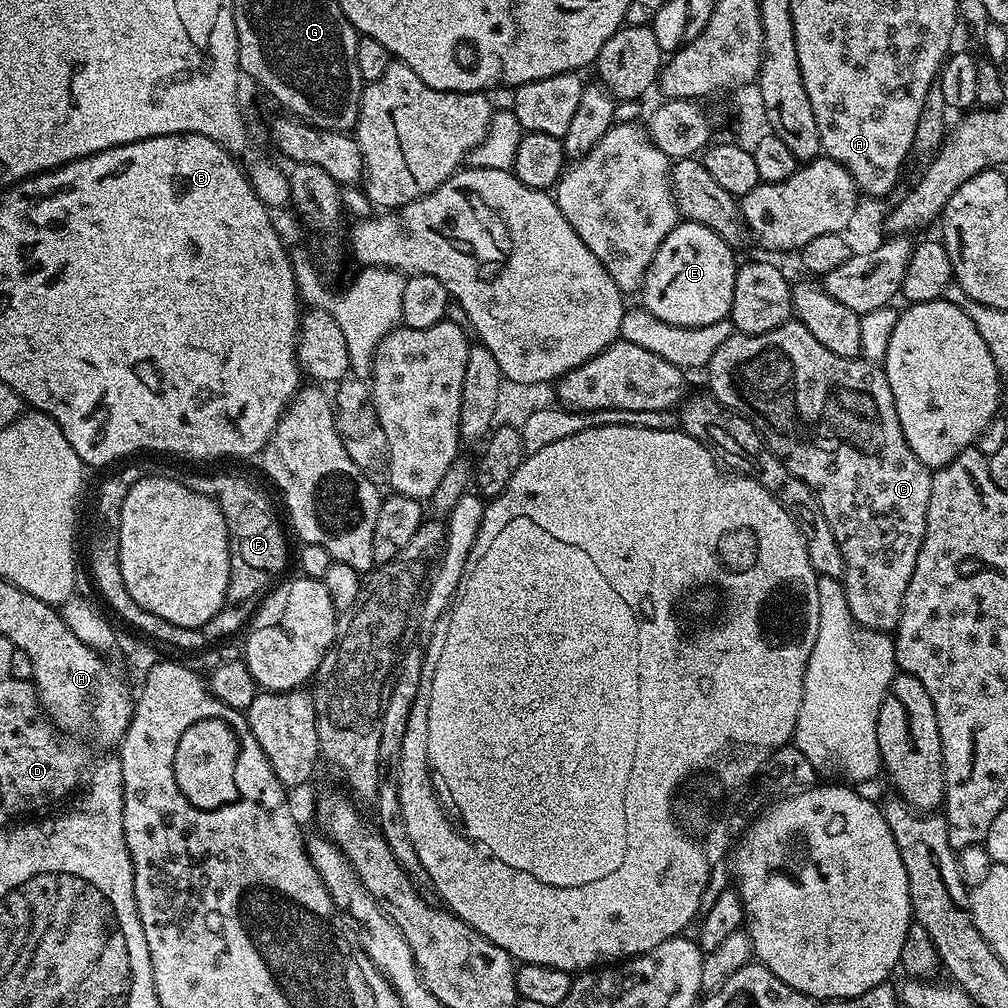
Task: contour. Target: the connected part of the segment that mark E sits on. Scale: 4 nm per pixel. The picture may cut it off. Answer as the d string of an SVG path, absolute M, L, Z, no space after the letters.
M696 220L676 223L658 246L658 254L654 254L654 262L644 275L643 307L654 318L674 326L710 326L710 322L729 319L738 267L738 260L732 256L734 249L714 230Z

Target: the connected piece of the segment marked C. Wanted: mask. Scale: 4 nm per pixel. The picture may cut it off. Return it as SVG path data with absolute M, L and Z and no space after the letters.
M792 318L787 323L779 325L776 329L762 334L754 334L737 331L730 338L726 338L726 342L722 342L722 346L718 346L718 350L714 350L714 358L710 358L710 362L706 365L706 373L708 372L708 384L711 395L715 396L719 404L724 404L730 410L734 410L739 416L745 416L752 425L760 431L764 438L768 449L774 453L779 460L784 463L786 470L790 470L790 474L794 474L798 478L802 478L802 482L806 482L806 486L812 488L812 493L818 498L818 506L822 506L822 514L826 514L826 522L830 522L830 530L834 530L834 542L838 542L838 550L842 550L842 562L844 563L844 575L842 583L844 586L844 597L848 603L848 609L852 617L862 625L863 628L869 628L875 632L891 633L898 626L900 621L900 611L902 610L902 602L906 598L906 586L910 586L910 578L914 574L914 562L918 562L918 550L922 550L922 538L926 534L926 510L930 506L930 486L932 485L933 469L928 468L918 458L918 454L914 454L914 450L910 450L910 446L906 442L906 434L902 434L902 422L898 422L898 410L894 406L894 394L890 394L890 382L886 378L883 367L879 364L869 364L863 358L851 360L850 358L842 358L838 354L830 354L830 350L826 350L826 346L822 346L822 342L818 342L818 338L814 338L814 334L810 334L810 330L806 330L806 326L802 326L800 321Z

